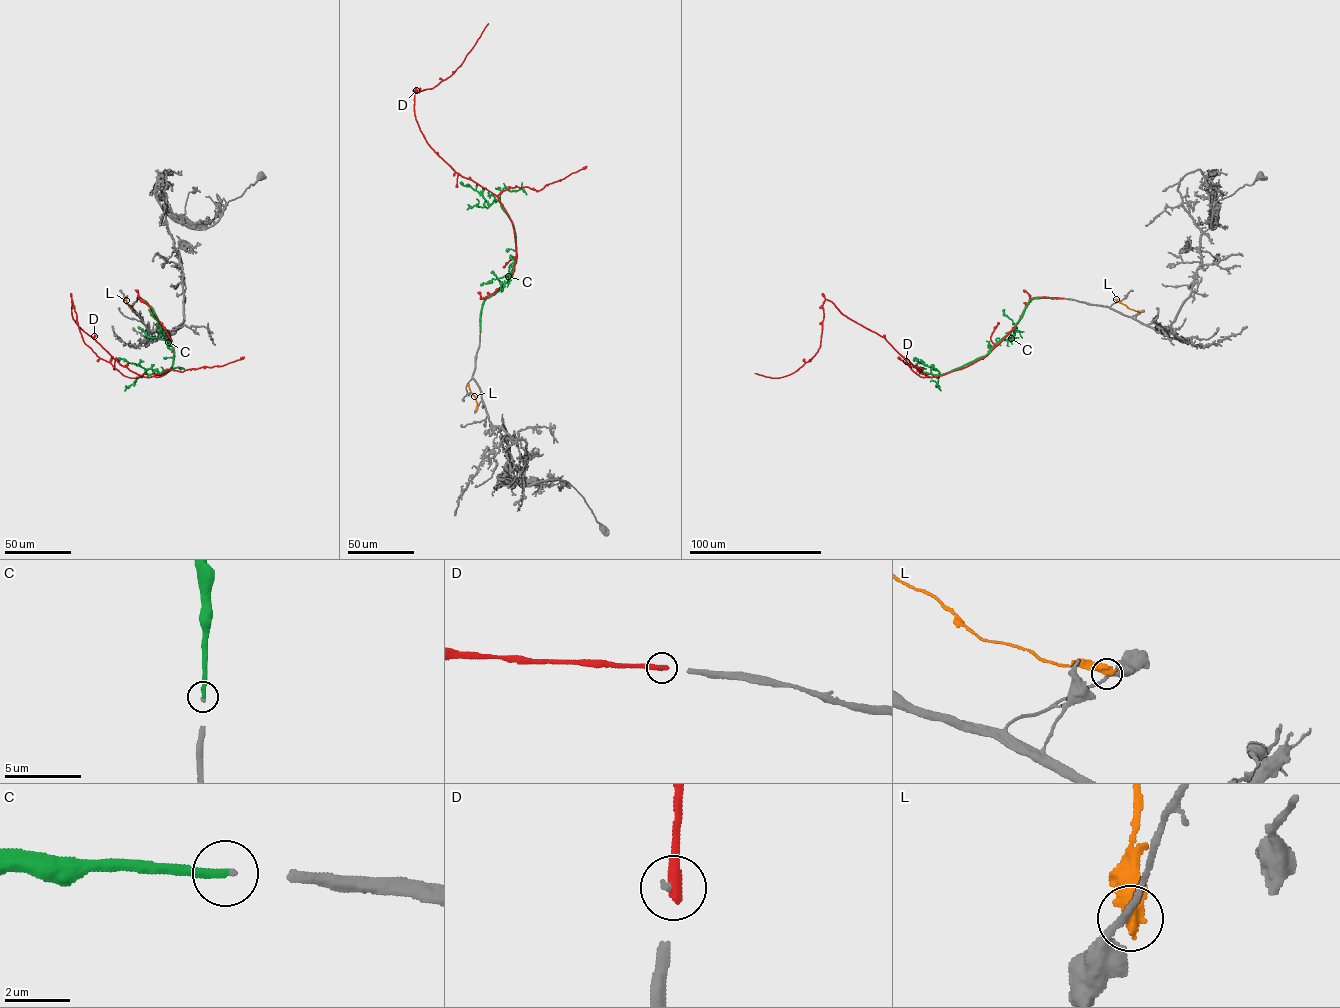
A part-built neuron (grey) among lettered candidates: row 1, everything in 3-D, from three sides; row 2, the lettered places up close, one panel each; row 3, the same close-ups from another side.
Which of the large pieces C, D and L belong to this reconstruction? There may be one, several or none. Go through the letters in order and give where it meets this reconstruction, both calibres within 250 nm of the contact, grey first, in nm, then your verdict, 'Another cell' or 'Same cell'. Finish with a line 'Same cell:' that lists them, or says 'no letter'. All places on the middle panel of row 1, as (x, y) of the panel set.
C: Touches grey at (480, 331). Thickness 110 nm (grey) against 280 nm. Same cell
D: Touches grey at (480, 332). Thickness 110 nm (grey) against 400 nm. Another cell
L: Touches grey at (477, 409). Thickness 220 nm (grey) against 600 nm. Another cell
Same cell: C

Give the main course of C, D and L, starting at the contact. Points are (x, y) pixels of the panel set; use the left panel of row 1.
C: (137, 298), (153, 309), (168, 336), (172, 365), (166, 373), (156, 374), (151, 368), (117, 360)
D: (138, 298), (171, 340), (161, 376), (122, 365), (71, 312), (72, 299), (100, 358), (146, 373)
L: (134, 312), (125, 299)

